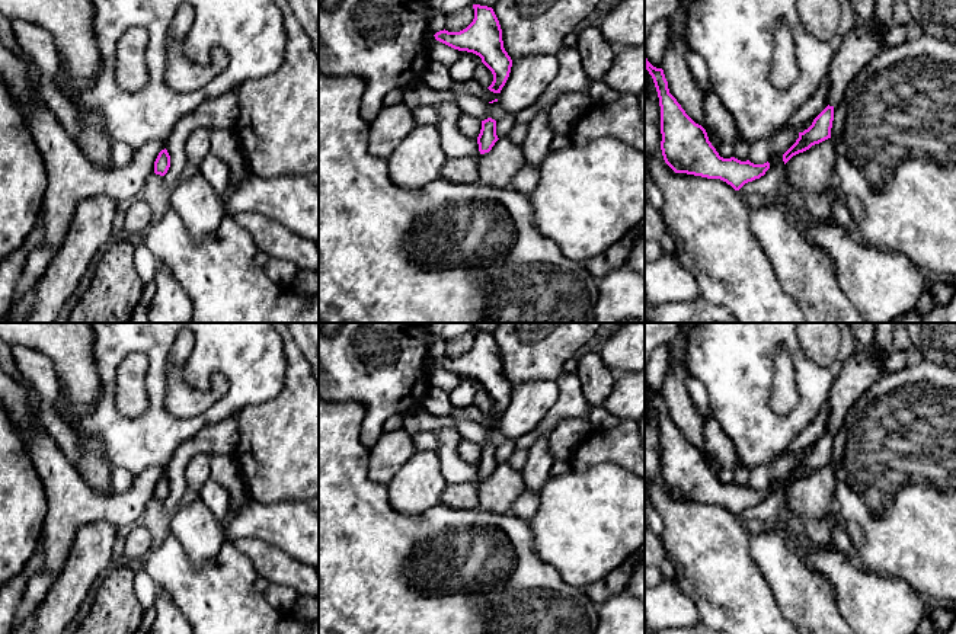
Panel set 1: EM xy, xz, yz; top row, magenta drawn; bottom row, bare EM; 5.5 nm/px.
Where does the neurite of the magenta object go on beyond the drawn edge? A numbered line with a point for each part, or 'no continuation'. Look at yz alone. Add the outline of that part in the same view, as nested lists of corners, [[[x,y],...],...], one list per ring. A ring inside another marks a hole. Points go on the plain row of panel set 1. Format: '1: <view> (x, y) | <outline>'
no continuation

